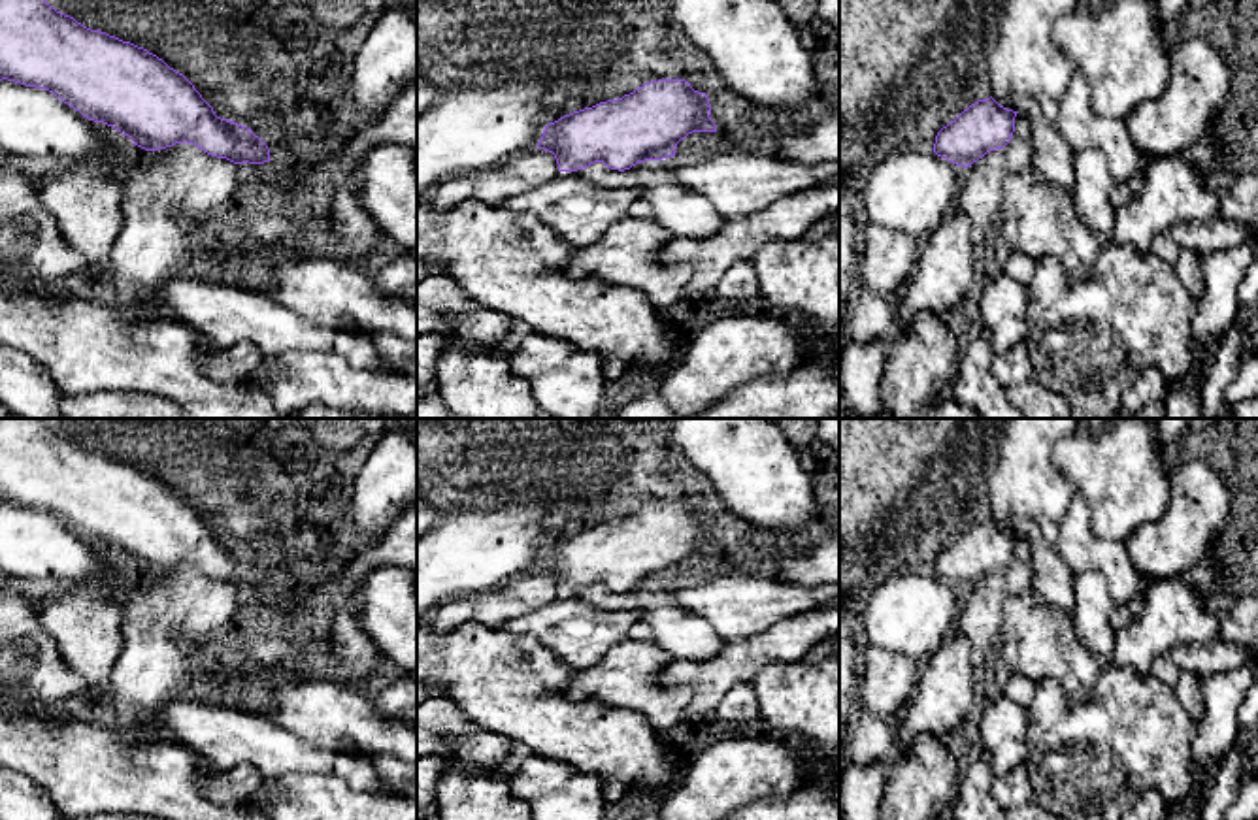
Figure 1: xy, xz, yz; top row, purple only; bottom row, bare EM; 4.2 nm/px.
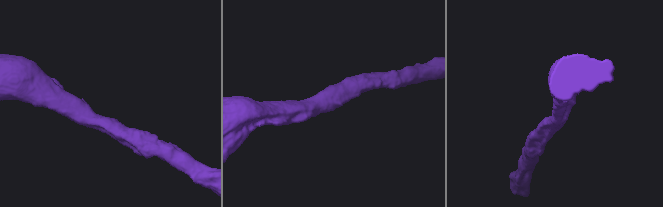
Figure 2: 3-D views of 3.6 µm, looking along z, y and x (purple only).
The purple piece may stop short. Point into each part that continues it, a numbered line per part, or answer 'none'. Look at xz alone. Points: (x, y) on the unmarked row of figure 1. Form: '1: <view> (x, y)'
none

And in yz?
none

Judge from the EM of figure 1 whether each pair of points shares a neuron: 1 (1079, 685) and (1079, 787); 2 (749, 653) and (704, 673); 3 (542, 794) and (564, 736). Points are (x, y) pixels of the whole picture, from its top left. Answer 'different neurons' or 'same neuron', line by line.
1: different neurons
2: same neuron
3: different neurons

